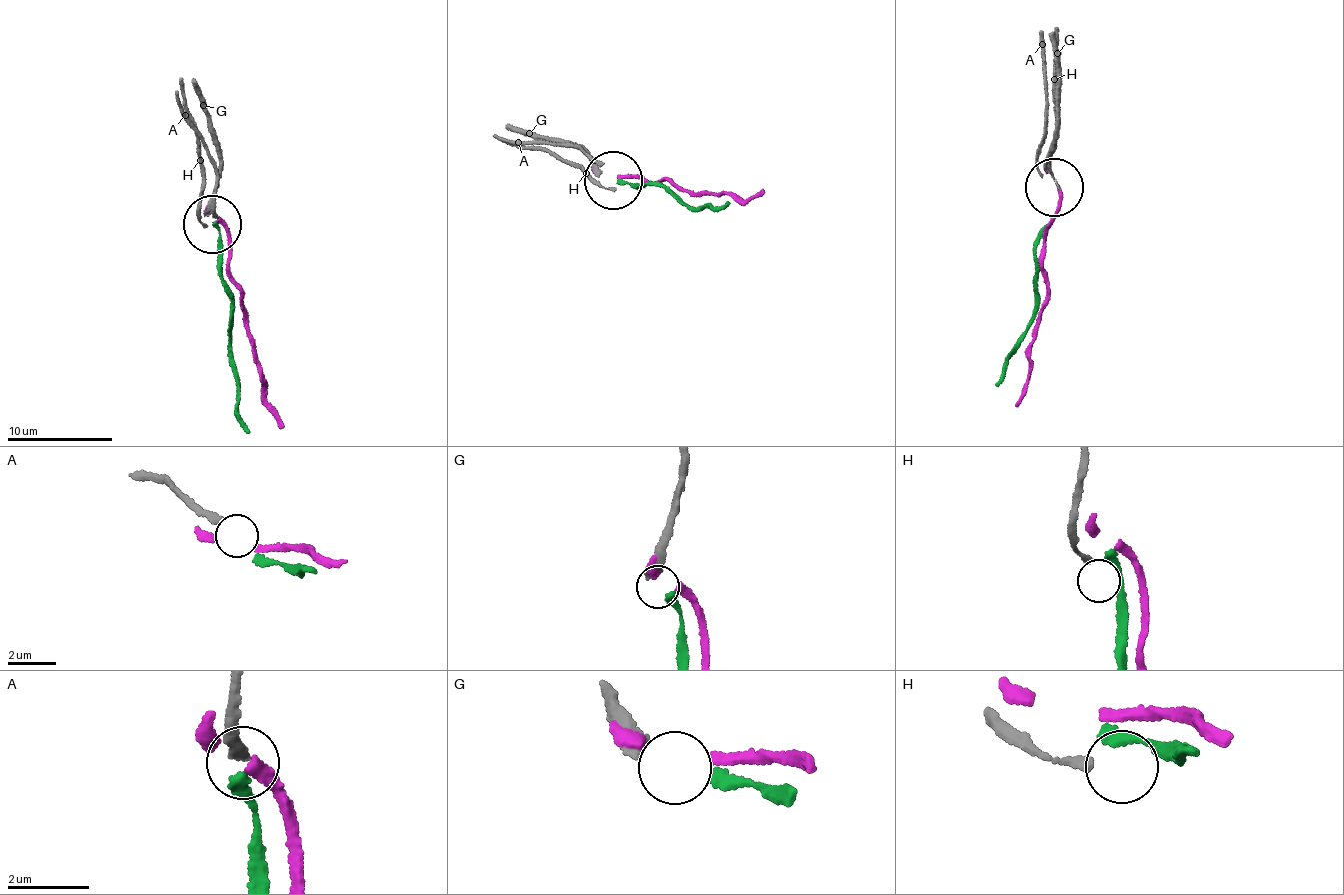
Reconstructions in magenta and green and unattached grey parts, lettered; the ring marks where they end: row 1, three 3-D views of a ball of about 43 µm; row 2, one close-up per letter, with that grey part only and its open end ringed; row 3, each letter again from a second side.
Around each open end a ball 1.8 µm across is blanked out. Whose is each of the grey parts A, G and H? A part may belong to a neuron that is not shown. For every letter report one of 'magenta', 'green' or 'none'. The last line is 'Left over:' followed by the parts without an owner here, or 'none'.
A: none
G: green
H: none
Left over: A, H

